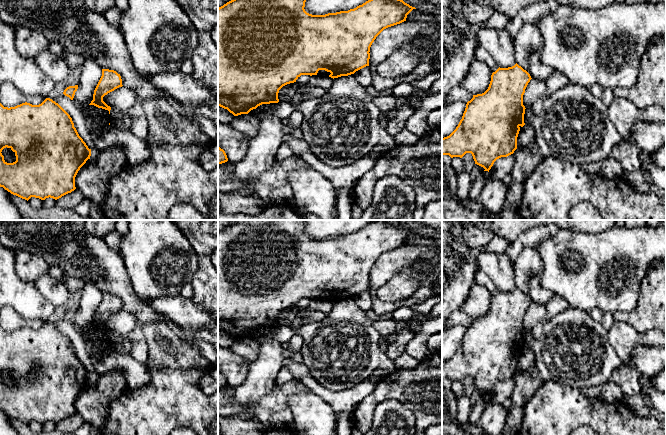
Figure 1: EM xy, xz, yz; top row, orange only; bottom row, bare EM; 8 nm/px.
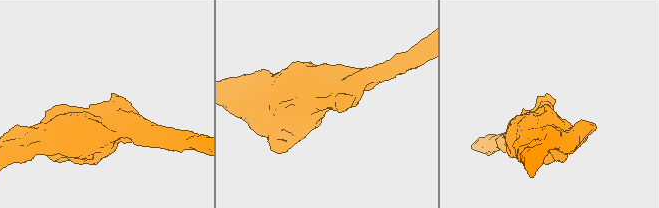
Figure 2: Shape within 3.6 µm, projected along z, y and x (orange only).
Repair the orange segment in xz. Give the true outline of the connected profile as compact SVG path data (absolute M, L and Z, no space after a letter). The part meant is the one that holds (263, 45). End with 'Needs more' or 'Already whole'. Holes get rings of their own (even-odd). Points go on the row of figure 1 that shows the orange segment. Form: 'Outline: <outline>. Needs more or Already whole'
Outline: M231 0L218 8L218 106L227 109L234 116L248 114L262 104L278 103L279 90L290 83L296 82L301 75L318 75L331 78L348 76L369 66L370 47L376 37L386 28L406 21L407 15L415 7L403 0L368 0L362 5L348 11L312 15L305 11L306 0Z. Needs more

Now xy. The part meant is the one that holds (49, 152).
Outline: M46 98L39 105L25 102L10 108L0 103L0 187L11 194L27 201L31 197L41 200L50 197L57 200L76 189L75 177L90 156L91 149L79 136L72 118L52 99ZM6 147L15 153L15 162L7 163L4 160L1 152Z. Already whole

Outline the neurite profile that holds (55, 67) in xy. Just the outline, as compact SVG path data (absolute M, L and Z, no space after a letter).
M45 50L35 58L36 65L48 76L52 85L61 83L71 71L63 57Z

